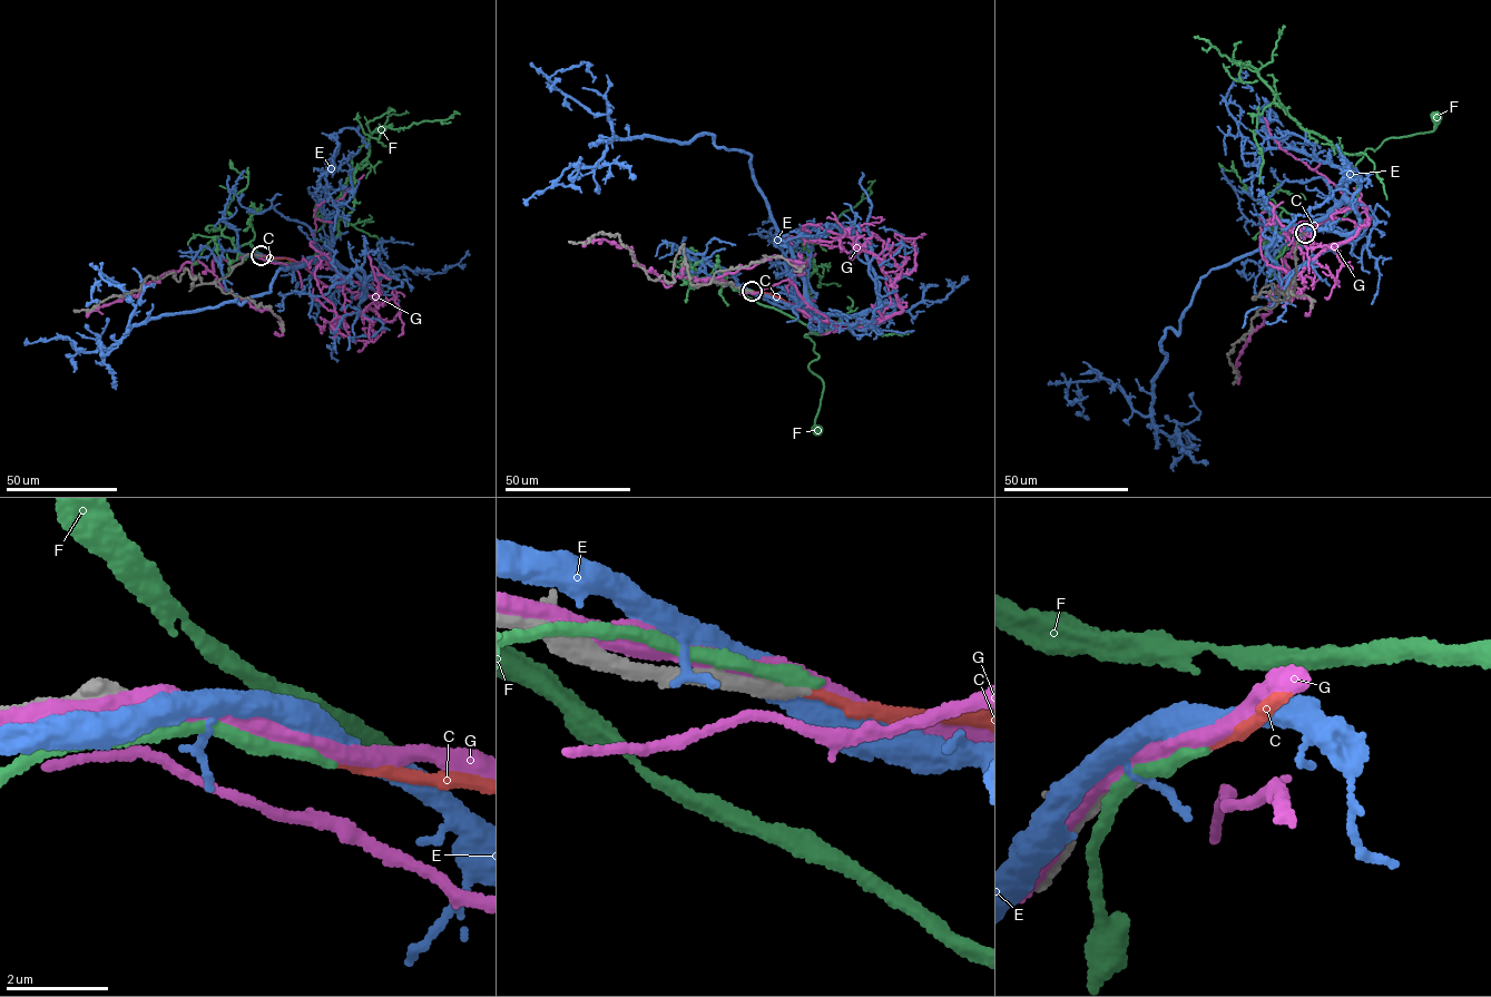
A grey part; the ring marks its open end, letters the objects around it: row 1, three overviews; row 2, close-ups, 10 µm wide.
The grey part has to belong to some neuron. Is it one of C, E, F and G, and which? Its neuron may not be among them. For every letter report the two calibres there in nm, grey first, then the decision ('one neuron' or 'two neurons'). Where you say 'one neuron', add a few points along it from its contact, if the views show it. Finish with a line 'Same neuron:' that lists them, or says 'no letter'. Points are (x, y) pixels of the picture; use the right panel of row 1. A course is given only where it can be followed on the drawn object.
C: calibres 240 and 160 nm; one neuron; course (1305, 233), (1318, 222), (1327, 222)
E: calibres 360 and 550 nm; two neurons
F: calibres 360 and 360 nm; two neurons
G: calibres 280 and 320 nm; two neurons
Same neuron: C

